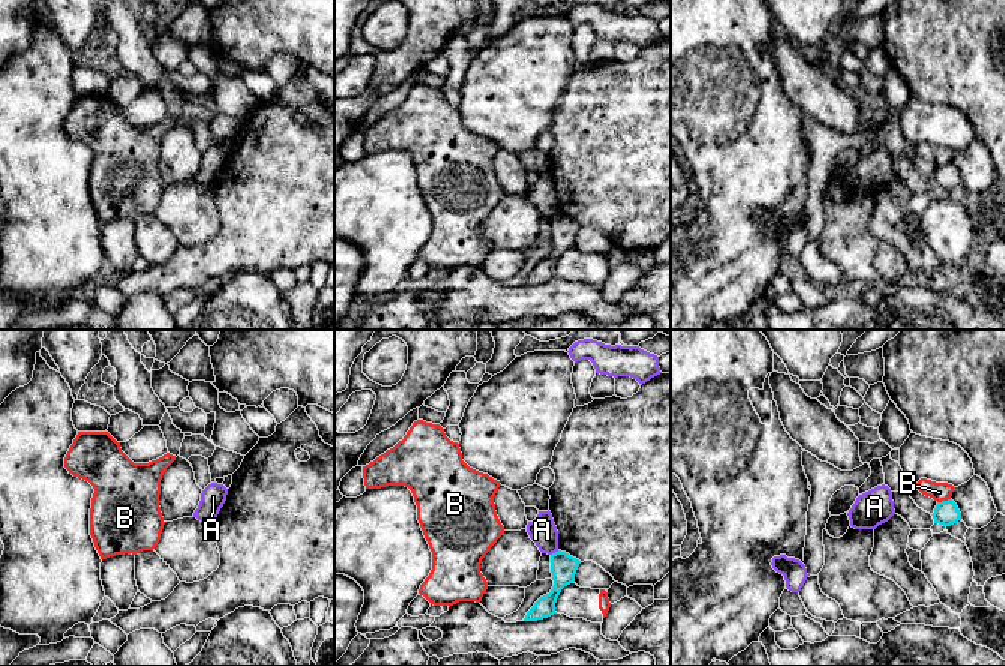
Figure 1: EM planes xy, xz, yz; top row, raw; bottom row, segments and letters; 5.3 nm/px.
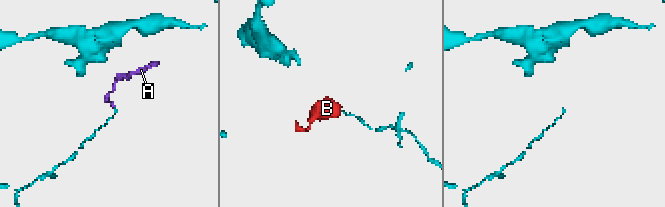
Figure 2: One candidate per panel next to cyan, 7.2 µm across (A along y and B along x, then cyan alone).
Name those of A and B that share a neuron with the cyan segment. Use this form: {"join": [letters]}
{"join": []}

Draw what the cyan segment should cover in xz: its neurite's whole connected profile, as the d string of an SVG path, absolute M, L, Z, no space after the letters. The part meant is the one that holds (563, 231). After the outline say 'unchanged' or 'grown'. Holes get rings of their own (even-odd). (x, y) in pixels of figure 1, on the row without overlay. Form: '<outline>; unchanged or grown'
M561 214L550 219L550 237L554 250L549 258L540 261L534 267L534 270L526 276L524 285L537 285L556 278L556 262L564 250L574 246L574 238L579 228L579 224Z; unchanged

